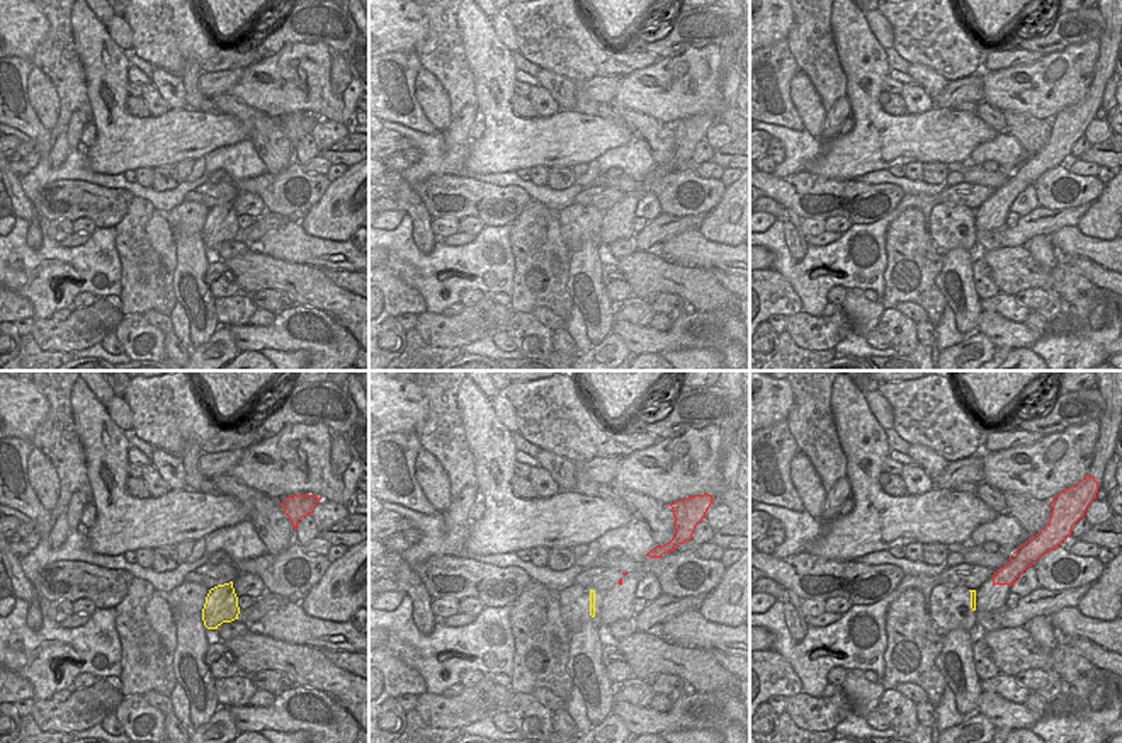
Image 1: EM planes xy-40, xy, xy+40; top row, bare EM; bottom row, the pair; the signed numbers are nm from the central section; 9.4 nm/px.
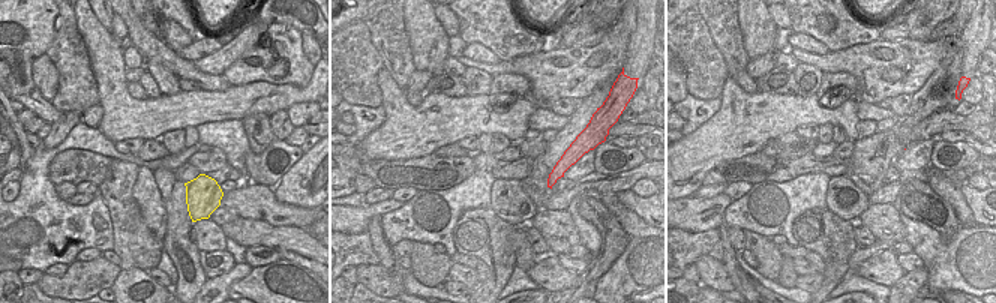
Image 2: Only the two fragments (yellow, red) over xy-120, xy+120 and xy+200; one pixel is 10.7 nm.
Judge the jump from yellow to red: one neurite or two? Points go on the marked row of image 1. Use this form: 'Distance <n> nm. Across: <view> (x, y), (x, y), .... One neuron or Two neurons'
Distance 190 nm. Across: xy+40 (974, 590), (993, 584). One neuron

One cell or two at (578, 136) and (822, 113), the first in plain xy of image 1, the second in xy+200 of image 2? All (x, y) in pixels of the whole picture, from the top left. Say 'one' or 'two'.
one

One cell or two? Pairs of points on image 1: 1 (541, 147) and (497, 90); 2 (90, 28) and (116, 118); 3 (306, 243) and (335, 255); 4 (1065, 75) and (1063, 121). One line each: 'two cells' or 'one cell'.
1: one cell
2: one cell
3: one cell
4: two cells

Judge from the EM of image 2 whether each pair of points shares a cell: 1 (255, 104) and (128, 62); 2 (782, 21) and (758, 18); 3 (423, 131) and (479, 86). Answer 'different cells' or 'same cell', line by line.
1: different cells
2: different cells
3: different cells

